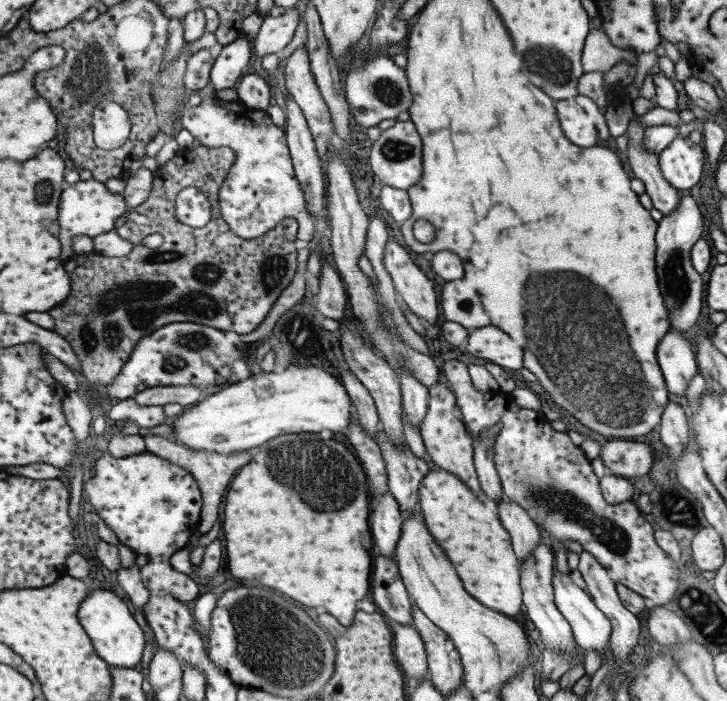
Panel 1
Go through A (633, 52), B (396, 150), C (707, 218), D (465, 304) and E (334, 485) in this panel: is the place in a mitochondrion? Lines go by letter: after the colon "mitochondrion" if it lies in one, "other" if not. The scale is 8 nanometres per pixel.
A: other
B: mitochondrion
C: other
D: mitochondrion
E: mitochondrion

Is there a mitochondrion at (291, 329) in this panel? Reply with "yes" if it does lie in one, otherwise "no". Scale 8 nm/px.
yes

